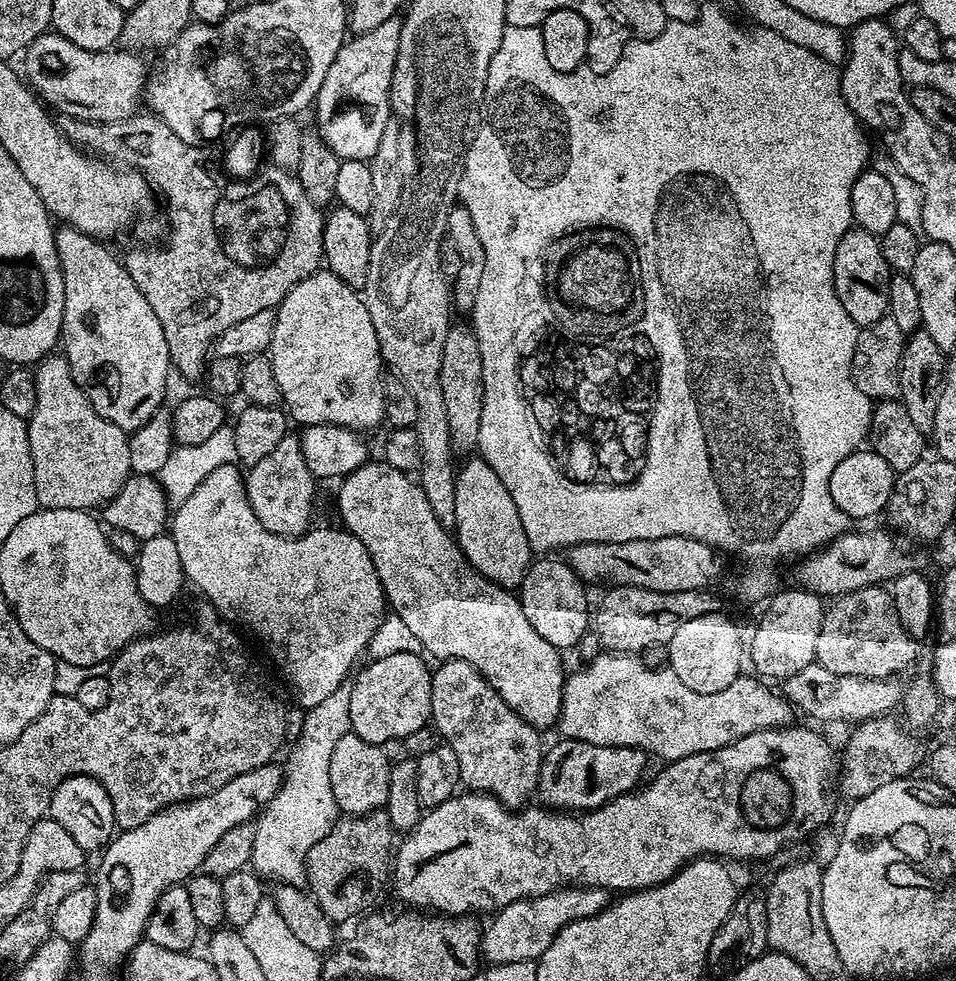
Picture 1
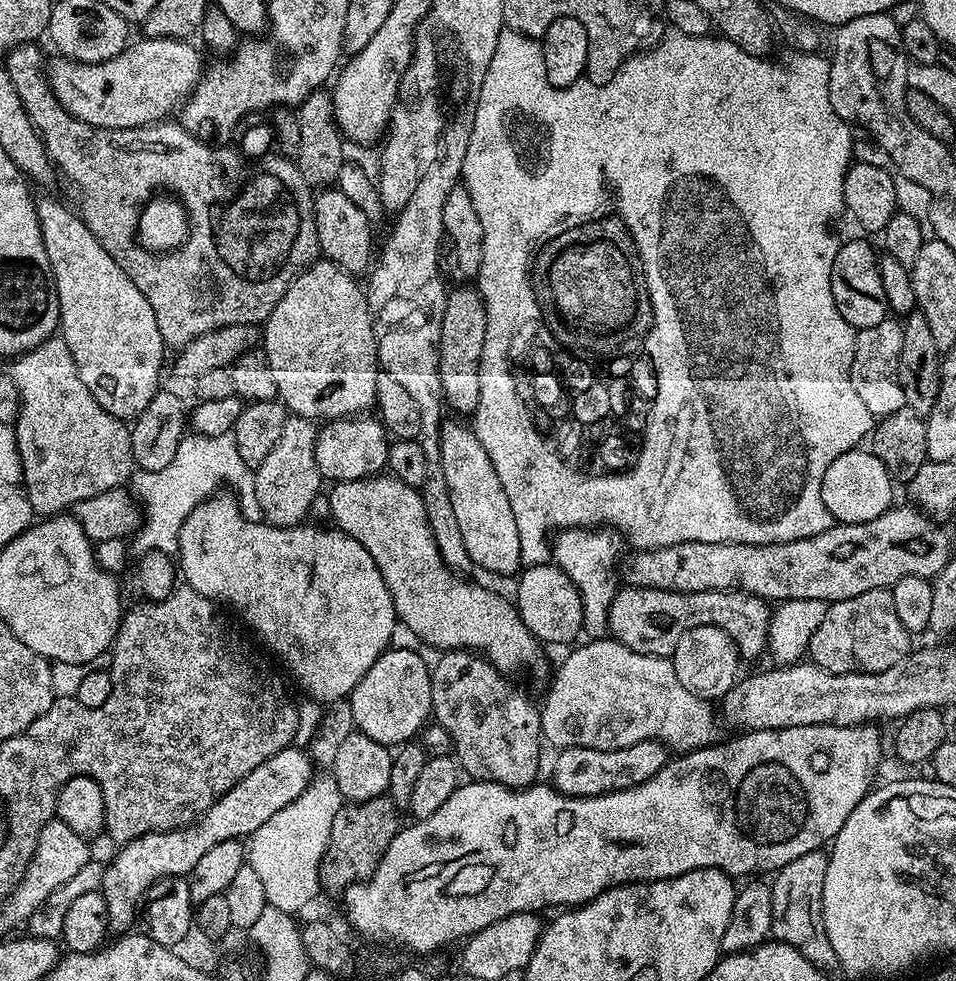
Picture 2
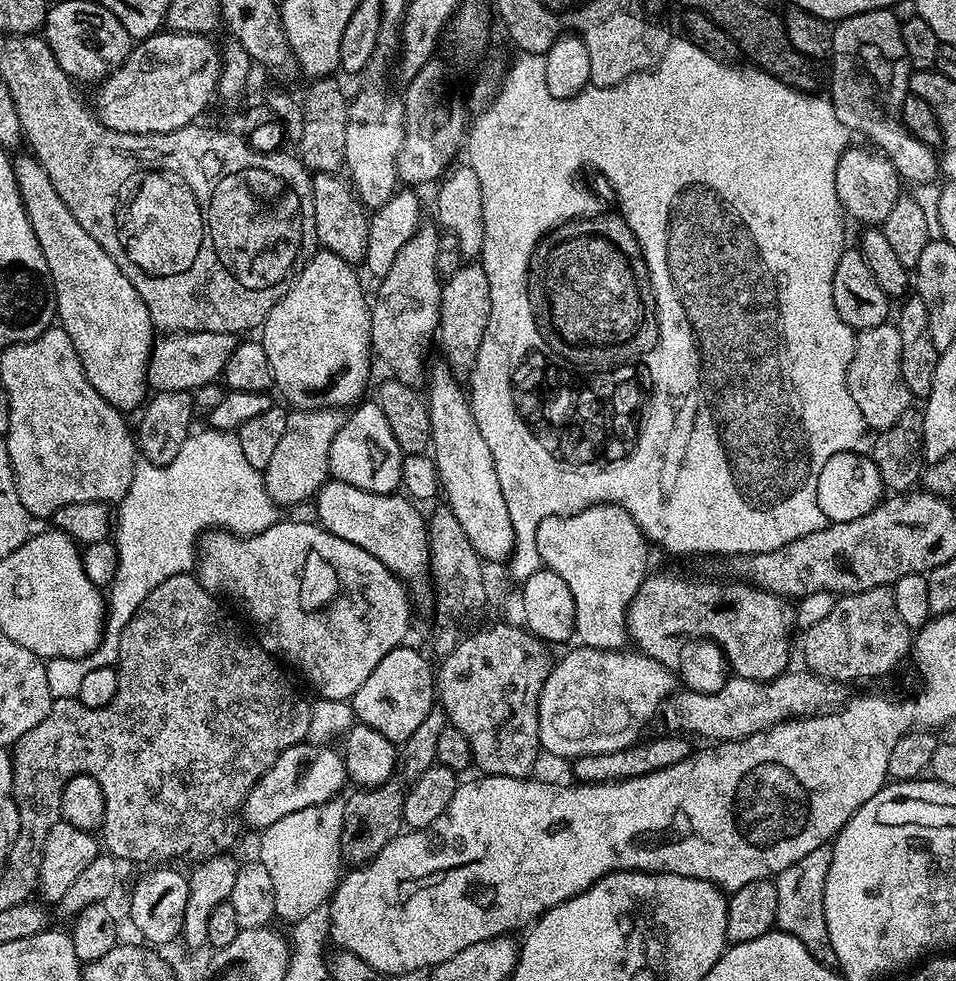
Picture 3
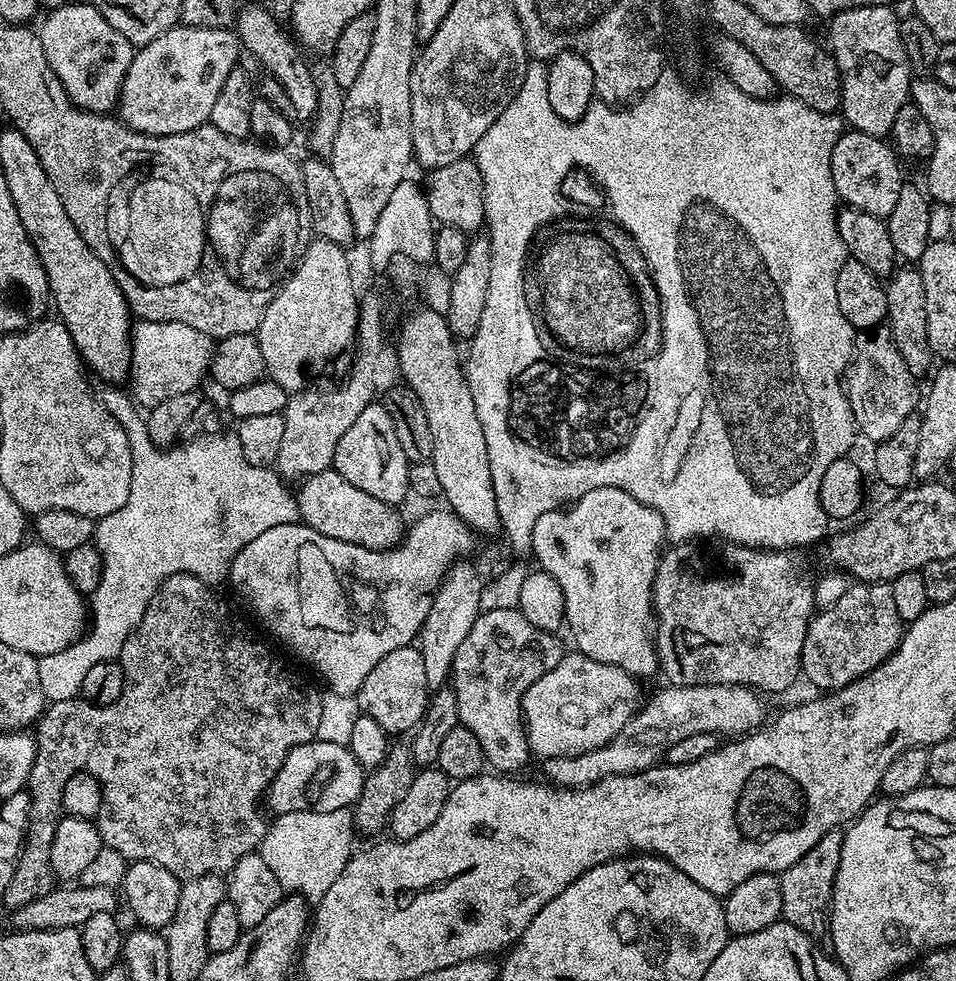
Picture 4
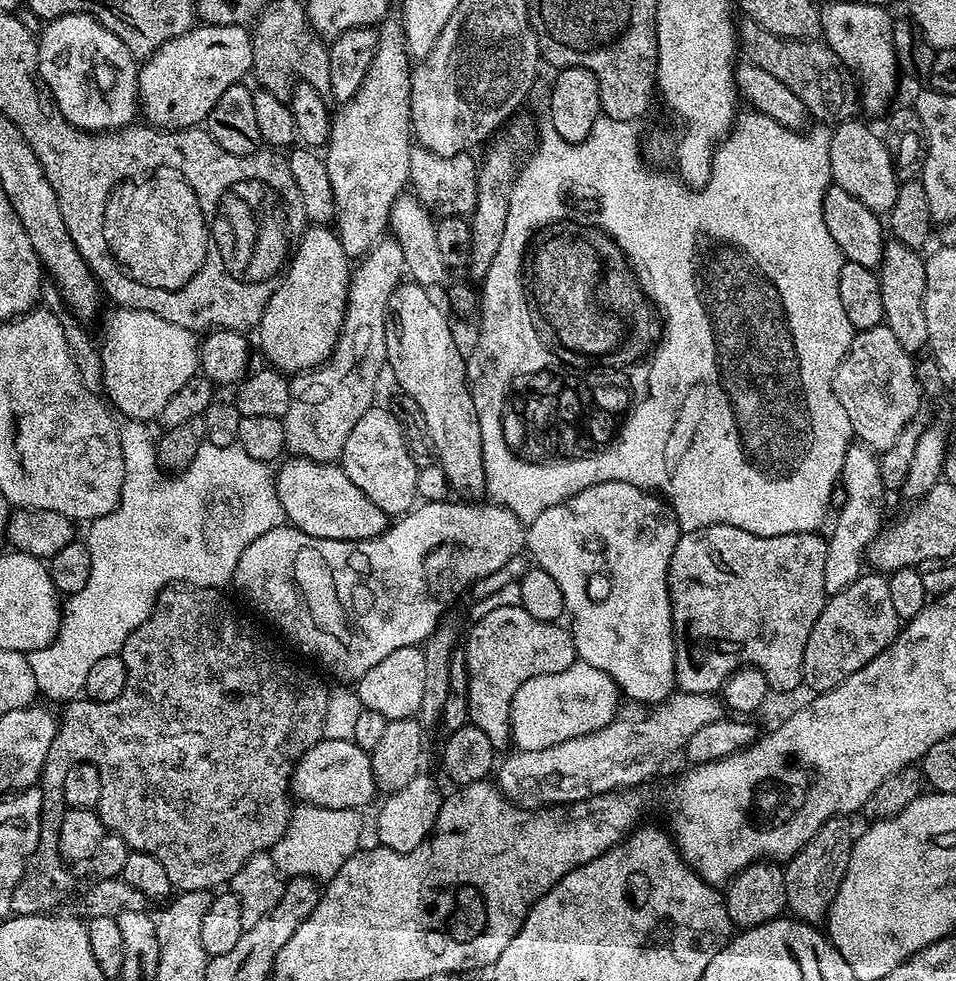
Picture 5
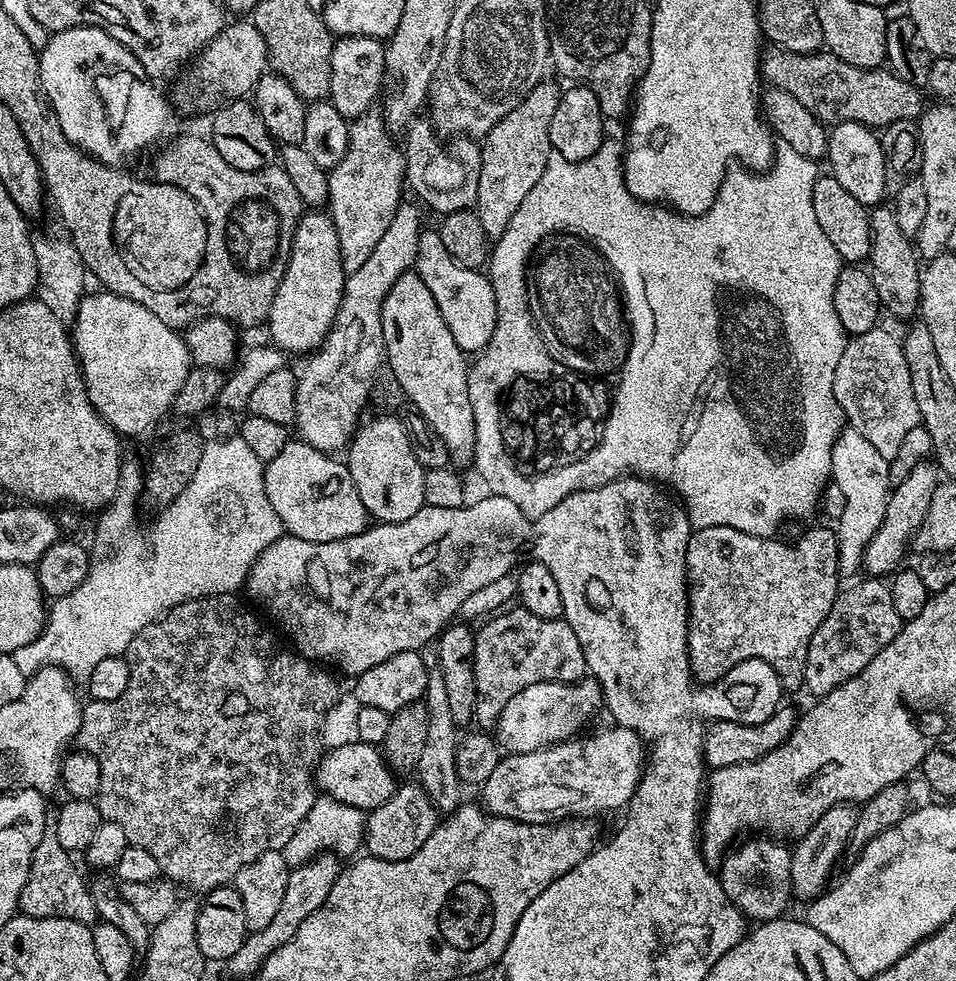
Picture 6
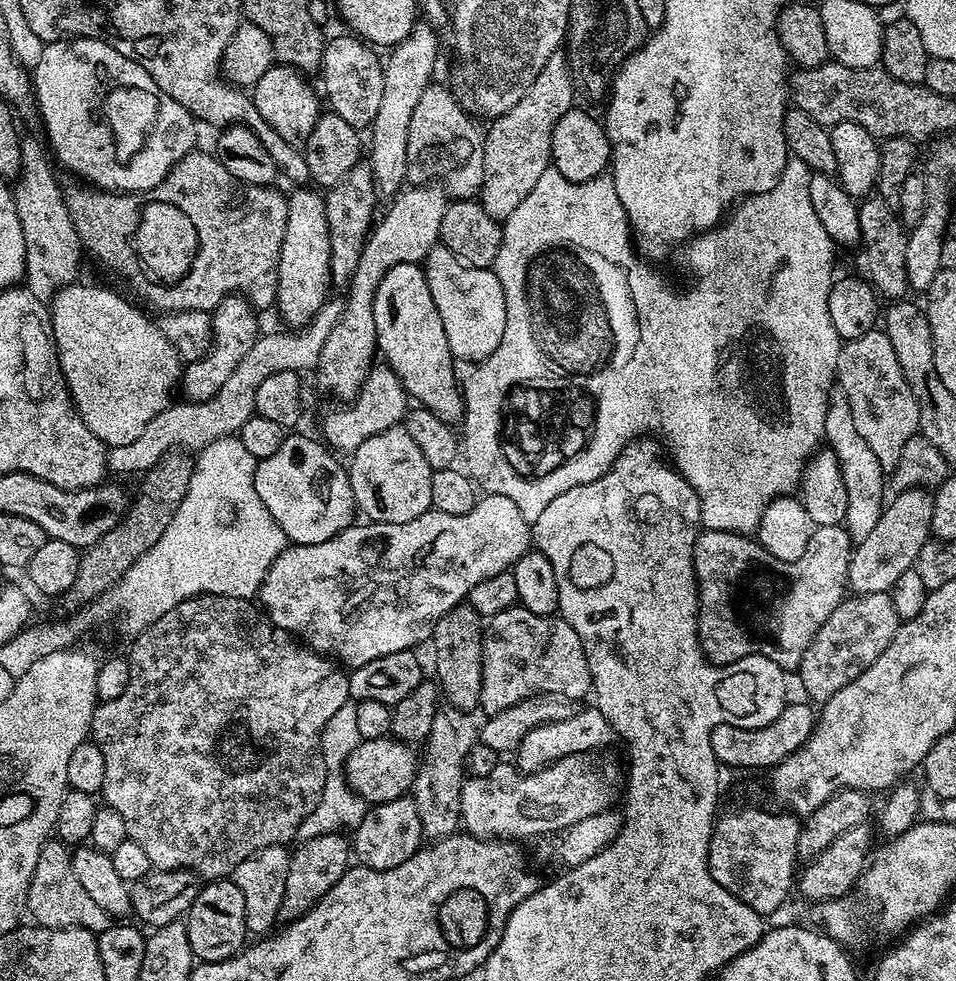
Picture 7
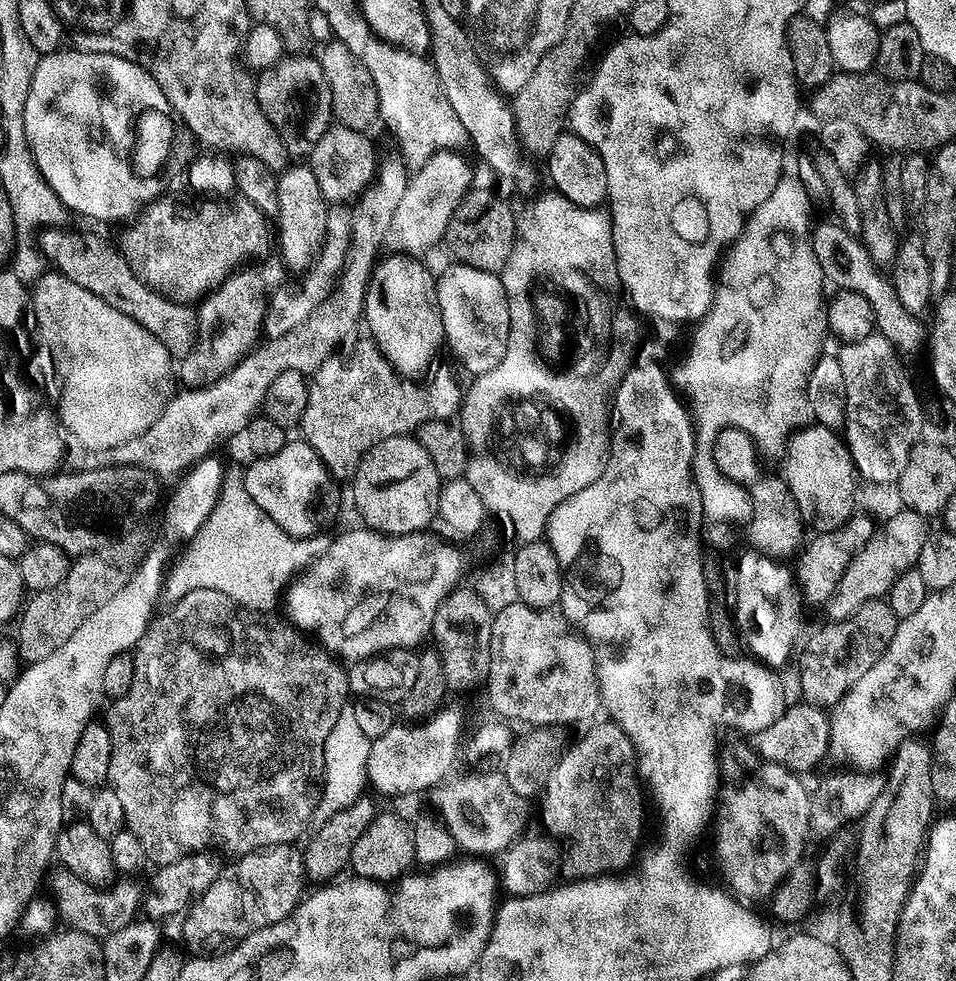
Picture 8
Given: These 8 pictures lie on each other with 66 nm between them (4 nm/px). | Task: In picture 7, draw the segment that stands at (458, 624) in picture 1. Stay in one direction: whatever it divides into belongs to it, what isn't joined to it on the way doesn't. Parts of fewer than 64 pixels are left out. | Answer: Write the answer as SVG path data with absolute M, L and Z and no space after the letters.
M285 435L282 447L270 458L259 461L254 474L254 490L258 490L258 498L262 498L266 510L274 514L274 522L282 526L285 537L292 544L321 544L334 538L342 530L352 527L358 509L354 498L354 490L350 486L347 467L335 460L337 457L325 448L319 439L312 436Z

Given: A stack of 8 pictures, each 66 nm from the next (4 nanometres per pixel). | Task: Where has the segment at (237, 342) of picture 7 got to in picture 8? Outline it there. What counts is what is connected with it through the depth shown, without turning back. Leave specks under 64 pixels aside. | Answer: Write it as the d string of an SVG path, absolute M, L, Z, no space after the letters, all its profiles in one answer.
M237 271L199 301L196 345L178 364L178 380L185 389L209 387L218 382L234 370L261 339L264 332L266 292L264 296L263 282L248 271Z

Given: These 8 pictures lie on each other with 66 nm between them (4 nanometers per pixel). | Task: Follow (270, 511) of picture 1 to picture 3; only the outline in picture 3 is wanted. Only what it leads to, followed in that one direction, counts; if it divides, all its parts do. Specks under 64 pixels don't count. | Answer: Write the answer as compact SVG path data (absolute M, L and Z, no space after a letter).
M335 408L292 410L286 418L286 434L278 441L270 466L262 469L264 485L270 498L278 506L295 506L311 501L329 479L328 455L334 434L344 424L345 417Z

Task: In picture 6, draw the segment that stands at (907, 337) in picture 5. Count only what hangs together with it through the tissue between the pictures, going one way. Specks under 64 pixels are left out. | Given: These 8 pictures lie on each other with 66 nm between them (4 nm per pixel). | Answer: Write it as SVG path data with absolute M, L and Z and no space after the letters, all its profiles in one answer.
M873 207L869 222L872 227L872 246L866 259L866 270L874 282L874 290L878 290L880 307L887 315L889 312L900 320L911 321L920 311L922 271L922 260L917 253L913 237L902 234L898 218L892 213L891 207Z

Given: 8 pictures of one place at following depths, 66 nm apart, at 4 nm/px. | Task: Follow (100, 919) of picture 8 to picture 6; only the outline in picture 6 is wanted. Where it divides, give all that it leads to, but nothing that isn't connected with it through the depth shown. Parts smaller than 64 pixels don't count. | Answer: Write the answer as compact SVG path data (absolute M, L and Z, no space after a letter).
M47 821L42 841L34 852L28 881L20 895L19 911L23 915L34 918L64 916L89 926L97 921L91 889L86 882L84 884L73 860L73 855L59 844L55 821Z

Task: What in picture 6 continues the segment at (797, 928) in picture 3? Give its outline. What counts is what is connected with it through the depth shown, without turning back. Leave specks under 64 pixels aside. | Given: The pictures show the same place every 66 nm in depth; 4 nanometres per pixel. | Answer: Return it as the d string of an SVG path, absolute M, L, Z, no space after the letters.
M839 804L826 810L826 814L822 814L822 818L818 818L818 822L814 822L814 826L810 826L810 830L806 830L806 834L795 841L796 848L794 844L791 849L790 878L792 894L797 901L811 902L829 891L833 883L832 871L839 866L844 851L849 851L856 818L857 809L853 805Z

